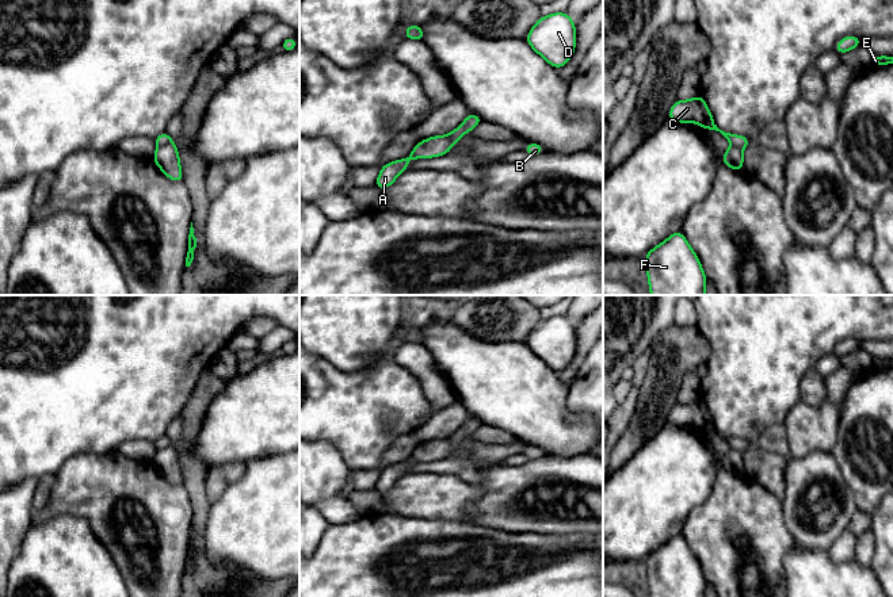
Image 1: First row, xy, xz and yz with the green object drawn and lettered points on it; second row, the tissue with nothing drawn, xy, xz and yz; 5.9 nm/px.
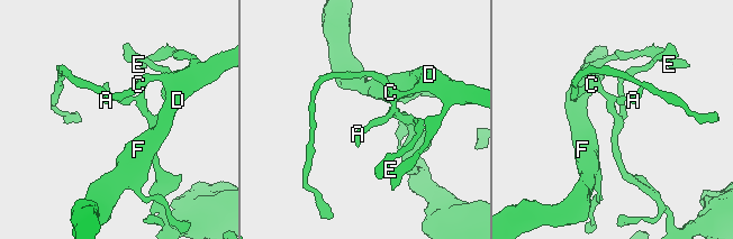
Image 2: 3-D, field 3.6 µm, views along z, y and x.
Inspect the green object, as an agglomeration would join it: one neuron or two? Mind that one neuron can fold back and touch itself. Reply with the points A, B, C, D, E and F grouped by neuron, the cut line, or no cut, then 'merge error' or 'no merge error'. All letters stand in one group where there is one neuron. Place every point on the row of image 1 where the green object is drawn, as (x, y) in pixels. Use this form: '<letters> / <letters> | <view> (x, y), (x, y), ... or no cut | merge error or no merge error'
A C D E F / B | xy (171, 140), (157, 148) | merge error

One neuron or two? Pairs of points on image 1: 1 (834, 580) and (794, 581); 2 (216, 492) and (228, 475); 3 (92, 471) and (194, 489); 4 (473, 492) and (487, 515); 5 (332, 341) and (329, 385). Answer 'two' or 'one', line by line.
1: one
2: one
3: two
4: two
5: two

